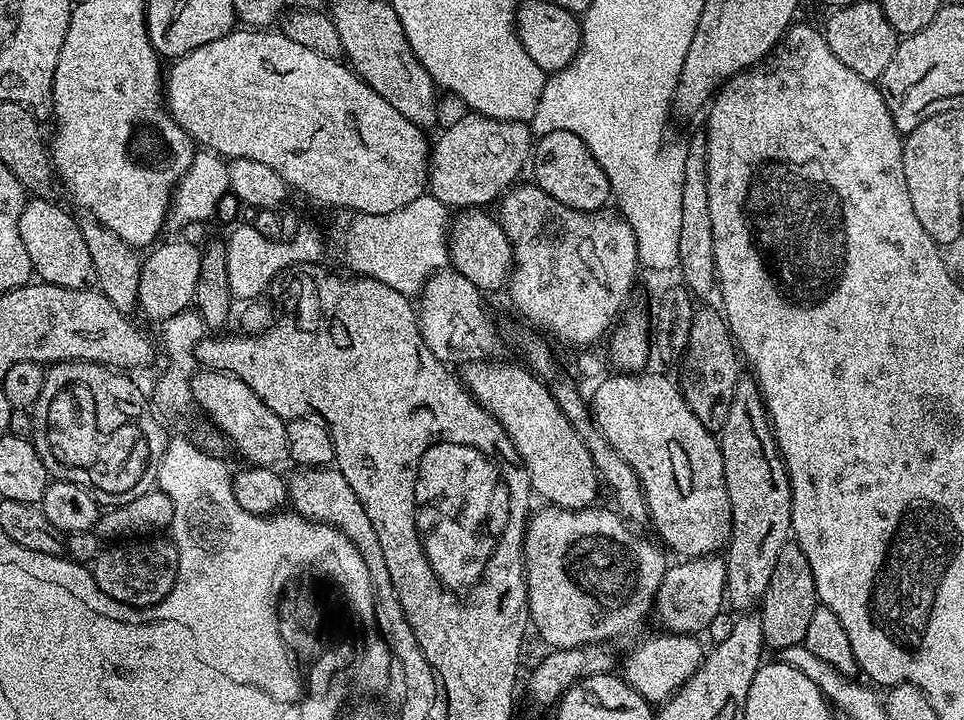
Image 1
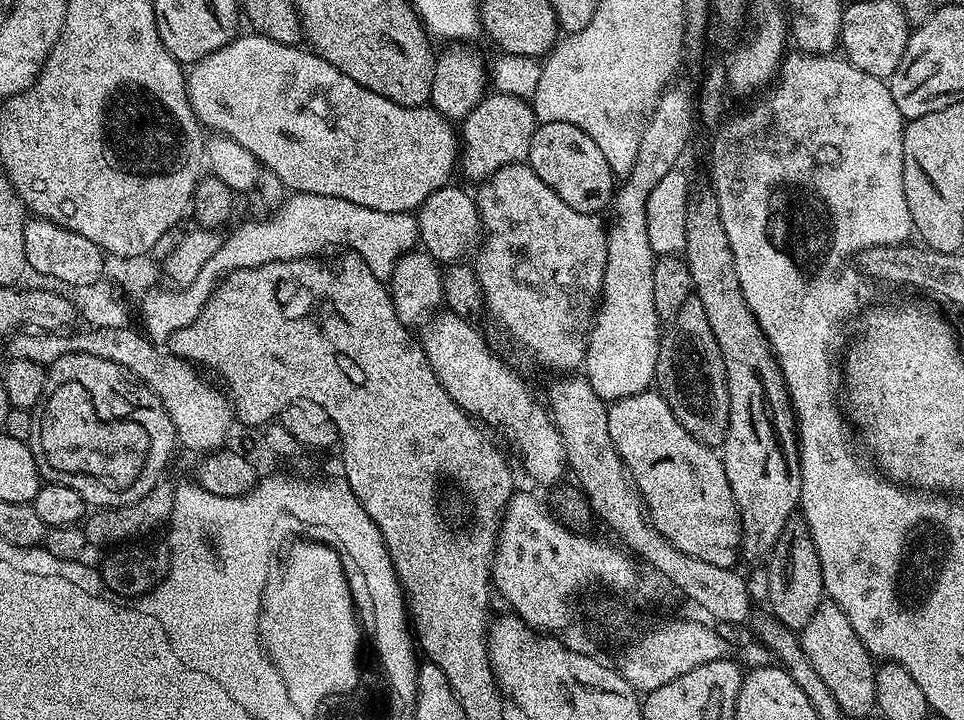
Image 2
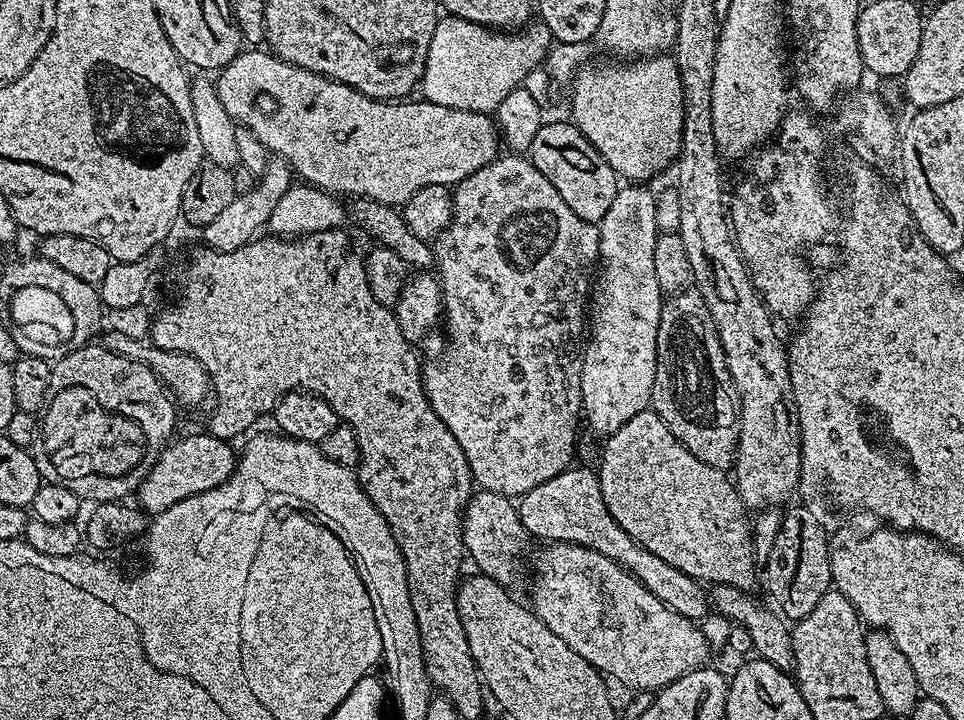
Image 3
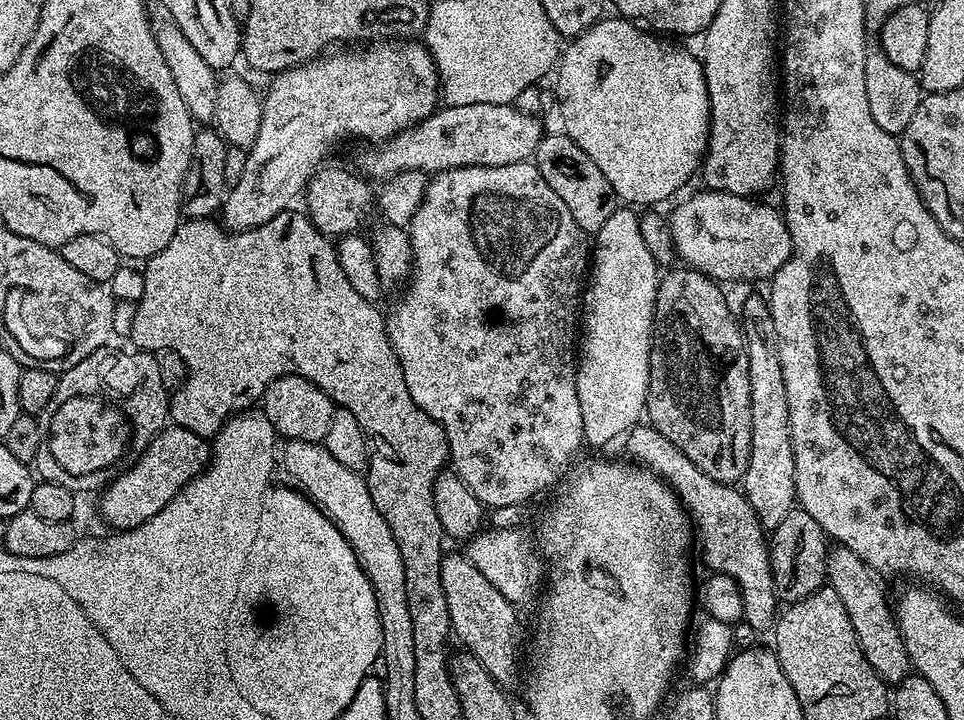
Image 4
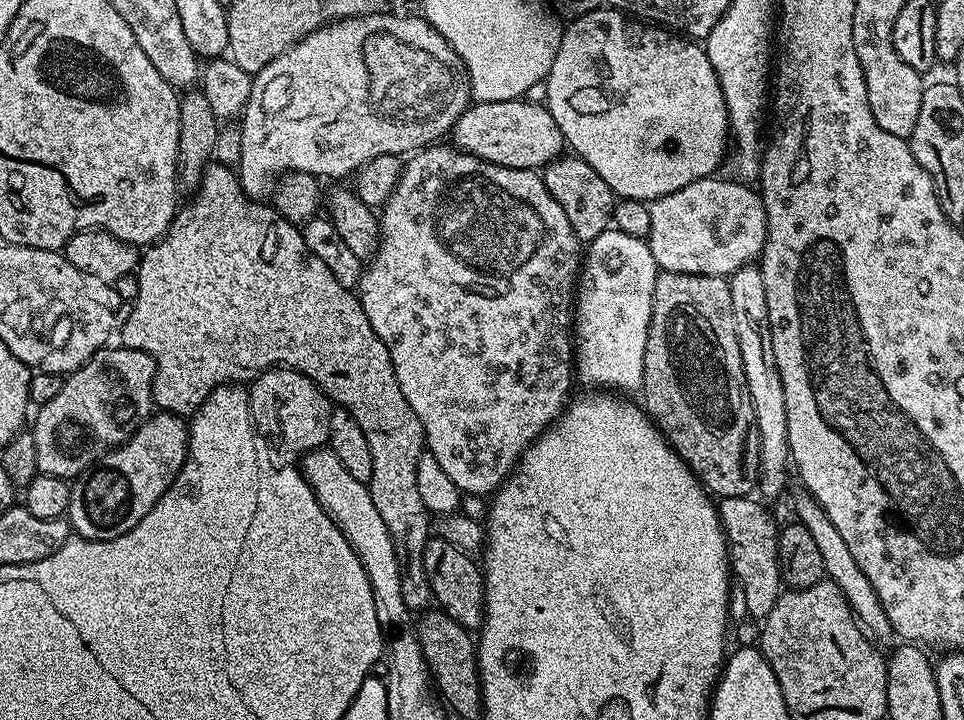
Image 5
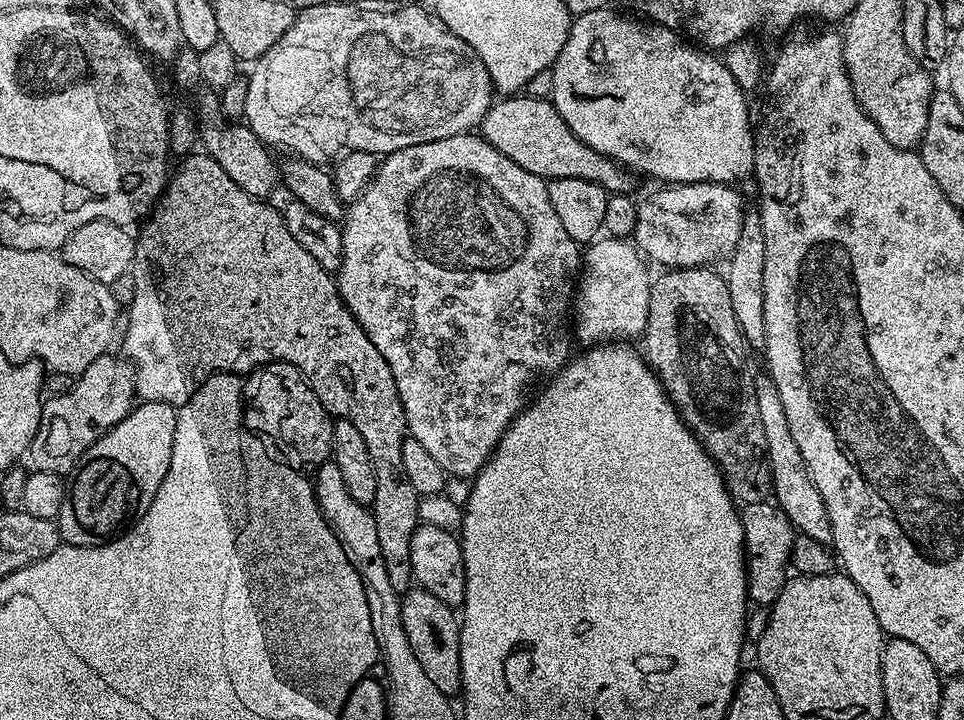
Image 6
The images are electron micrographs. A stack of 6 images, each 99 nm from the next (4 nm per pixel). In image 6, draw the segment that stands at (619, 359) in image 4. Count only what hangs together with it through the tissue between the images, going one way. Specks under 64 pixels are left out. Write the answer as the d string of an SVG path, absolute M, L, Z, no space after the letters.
M600 238L589 243L586 251L582 256L582 275L574 296L575 339L577 336L584 346L596 346L601 342L632 338L628 336L639 337L648 321L652 289L650 275L644 269L645 257L627 239Z

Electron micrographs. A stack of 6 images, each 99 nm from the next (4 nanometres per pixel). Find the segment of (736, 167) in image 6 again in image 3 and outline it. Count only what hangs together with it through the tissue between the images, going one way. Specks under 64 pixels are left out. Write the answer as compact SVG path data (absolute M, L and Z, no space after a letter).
M657 54L655 56L646 56L643 58L632 58L627 62L616 62L620 64L595 64L589 63L580 69L571 81L572 87L572 116L571 123L575 124L577 130L587 138L594 146L594 150L598 150L598 154L602 154L602 158L606 158L606 162L610 162L610 166L616 171L617 177L626 179L628 182L648 182L651 176L656 176L664 167L671 165L673 161L680 155L680 143L684 137L684 91L682 90L682 78L678 74L678 66L675 59L668 54Z

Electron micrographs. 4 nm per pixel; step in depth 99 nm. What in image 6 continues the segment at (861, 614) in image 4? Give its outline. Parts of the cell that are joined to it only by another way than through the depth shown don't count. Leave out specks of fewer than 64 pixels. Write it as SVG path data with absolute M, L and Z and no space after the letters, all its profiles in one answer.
M766 374L757 375L753 379L755 386L755 401L758 402L758 414L761 415L762 430L765 431L768 465L770 466L772 480L771 493L777 503L790 518L793 529L815 541L831 545L833 528L830 526L830 516L826 511L826 504L817 488L813 485L810 472L806 468L802 454L791 437L786 412L782 407L782 400L778 395L777 387Z

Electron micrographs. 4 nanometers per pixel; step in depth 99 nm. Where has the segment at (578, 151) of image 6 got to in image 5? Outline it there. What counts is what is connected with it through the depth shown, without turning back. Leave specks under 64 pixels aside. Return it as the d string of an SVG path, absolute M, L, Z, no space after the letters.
M527 98L507 100L506 102L473 103L458 118L450 133L450 140L462 152L482 158L486 162L494 162L507 168L543 169L545 164L552 163L565 151L564 135L558 130L558 122L548 112L544 104L532 104Z

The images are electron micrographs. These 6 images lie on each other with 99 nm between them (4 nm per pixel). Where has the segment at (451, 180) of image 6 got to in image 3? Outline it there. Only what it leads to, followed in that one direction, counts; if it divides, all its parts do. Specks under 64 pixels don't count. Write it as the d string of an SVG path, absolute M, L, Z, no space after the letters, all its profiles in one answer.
M512 154L516 156L501 155L499 158L491 160L486 166L482 166L482 170L474 170L474 174L470 174L470 178L466 178L462 183L455 185L452 192L452 220L444 227L444 233L436 237L434 241L434 251L436 253L435 275L440 281L440 293L444 298L444 310L442 313L443 327L448 327L448 345L444 348L444 353L437 360L432 360L423 365L422 375L424 377L424 393L430 402L430 406L434 410L434 414L438 414L438 418L442 418L442 422L446 422L446 430L450 430L450 434L454 434L454 438L458 438L458 446L462 446L462 454L466 454L466 462L472 471L472 478L477 489L485 492L493 492L494 494L502 494L509 498L519 498L527 494L528 491L536 486L547 482L555 475L560 475L570 468L573 463L572 455L576 452L576 416L581 415L582 405L582 337L586 332L586 309L590 304L590 281L594 276L594 269L597 267L600 259L600 229L593 221L578 218L578 214L574 214L574 210L570 210L570 206L566 206L566 202L562 202L558 190L554 190L554 186L550 186L550 182L546 182L546 178L540 171L533 166L531 159L522 157L520 154Z

